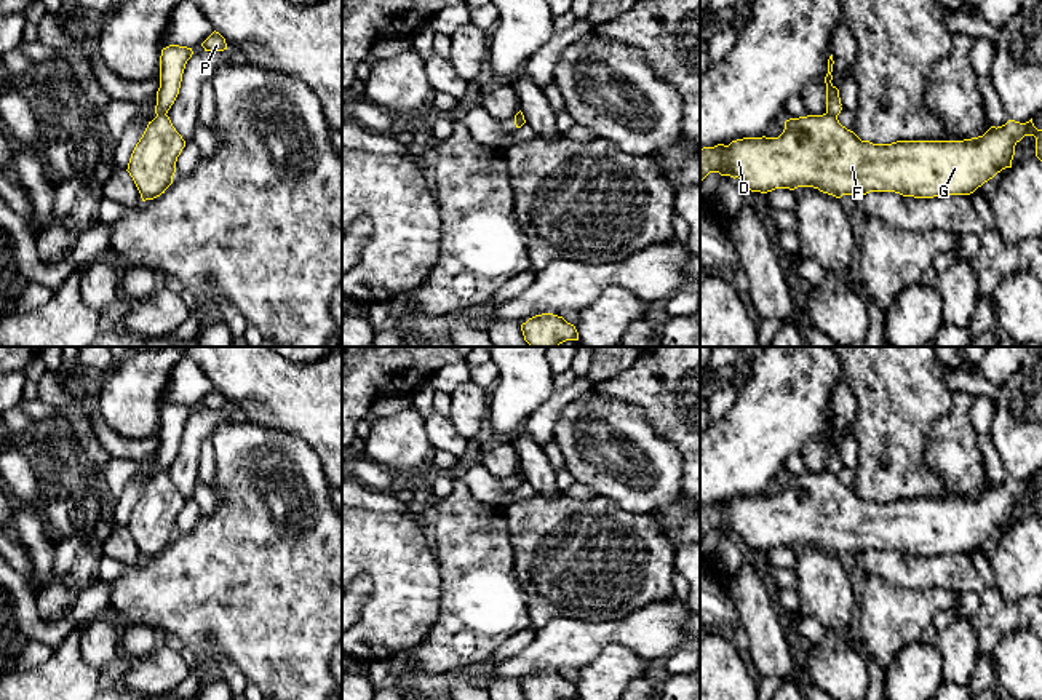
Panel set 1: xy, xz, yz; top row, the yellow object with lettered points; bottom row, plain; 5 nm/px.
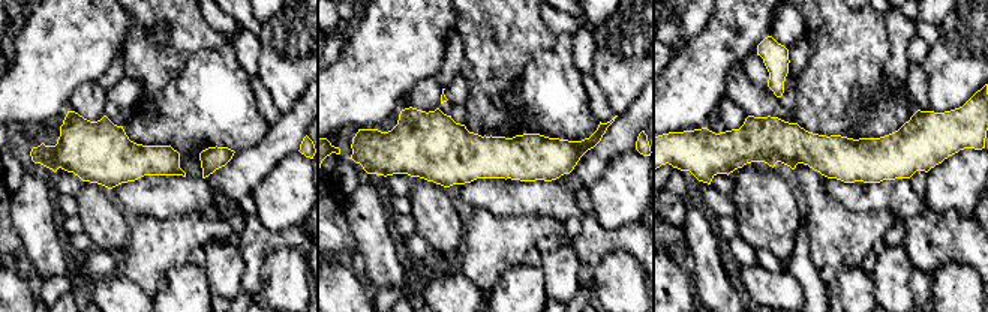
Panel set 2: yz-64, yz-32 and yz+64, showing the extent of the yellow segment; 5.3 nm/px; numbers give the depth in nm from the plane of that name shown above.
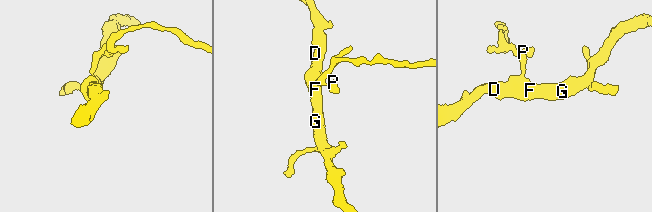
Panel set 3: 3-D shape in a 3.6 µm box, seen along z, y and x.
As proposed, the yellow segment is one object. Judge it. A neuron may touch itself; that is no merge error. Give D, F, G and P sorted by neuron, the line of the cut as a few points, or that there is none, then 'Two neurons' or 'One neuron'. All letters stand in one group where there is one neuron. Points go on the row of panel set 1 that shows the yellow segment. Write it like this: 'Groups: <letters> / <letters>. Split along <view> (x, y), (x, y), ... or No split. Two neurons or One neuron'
Groups: D F G / P. Split along yz (827, 111), (836, 117). Two neurons

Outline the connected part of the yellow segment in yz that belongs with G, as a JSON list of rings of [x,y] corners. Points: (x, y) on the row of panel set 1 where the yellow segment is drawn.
[[[826,112],[786,120],[778,137],[743,137],[729,145],[700,149],[700,184],[710,173],[719,173],[738,177],[751,192],[761,193],[813,187],[836,198],[858,198],[869,192],[895,192],[914,198],[970,195],[1002,169],[1012,168],[1015,145],[1024,136],[1036,137],[1036,157],[1042,161],[1042,129],[1034,126],[1032,118],[1026,123],[1008,120],[1002,126],[991,126],[983,136],[964,141],[873,144],[861,141]]]

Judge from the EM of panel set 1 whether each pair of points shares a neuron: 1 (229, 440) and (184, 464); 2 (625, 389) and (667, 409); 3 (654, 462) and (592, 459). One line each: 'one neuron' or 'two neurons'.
1: two neurons
2: one neuron
3: one neuron

